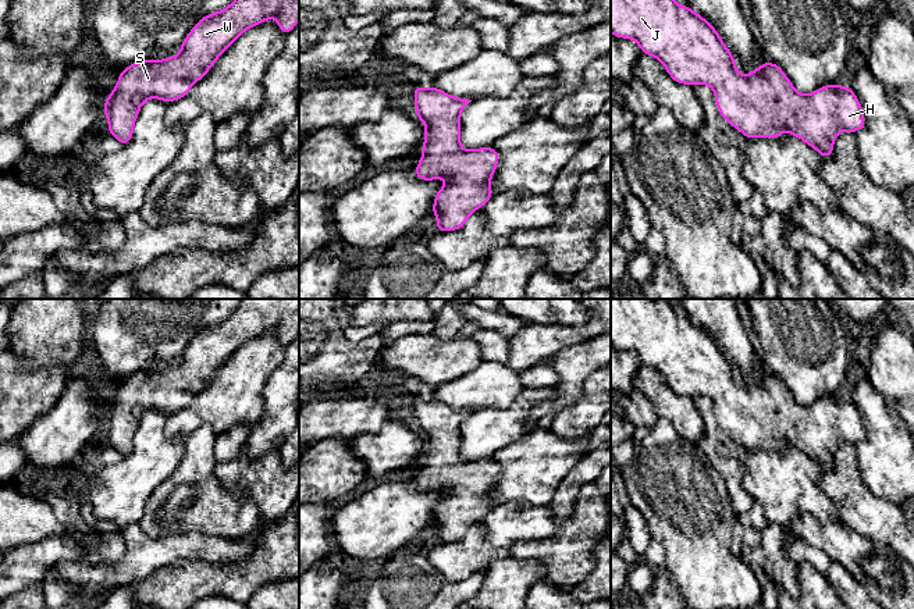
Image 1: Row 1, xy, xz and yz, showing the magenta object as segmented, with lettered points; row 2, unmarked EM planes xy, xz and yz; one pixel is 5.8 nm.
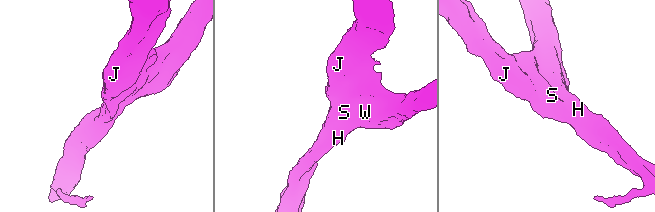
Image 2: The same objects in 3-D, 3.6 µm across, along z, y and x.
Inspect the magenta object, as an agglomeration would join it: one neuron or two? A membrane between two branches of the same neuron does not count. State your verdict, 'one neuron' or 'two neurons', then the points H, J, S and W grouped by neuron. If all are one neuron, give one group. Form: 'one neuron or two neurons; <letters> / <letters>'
one neuron; H J S W

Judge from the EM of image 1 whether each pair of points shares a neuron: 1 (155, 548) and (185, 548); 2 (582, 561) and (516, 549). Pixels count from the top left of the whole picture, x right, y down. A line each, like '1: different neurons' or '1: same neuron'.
1: same neuron
2: same neuron

